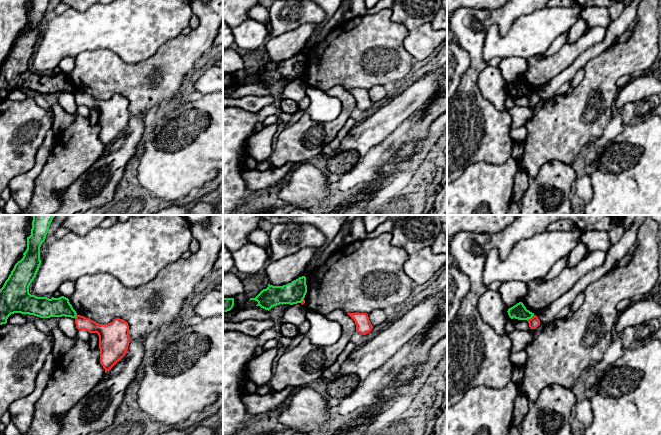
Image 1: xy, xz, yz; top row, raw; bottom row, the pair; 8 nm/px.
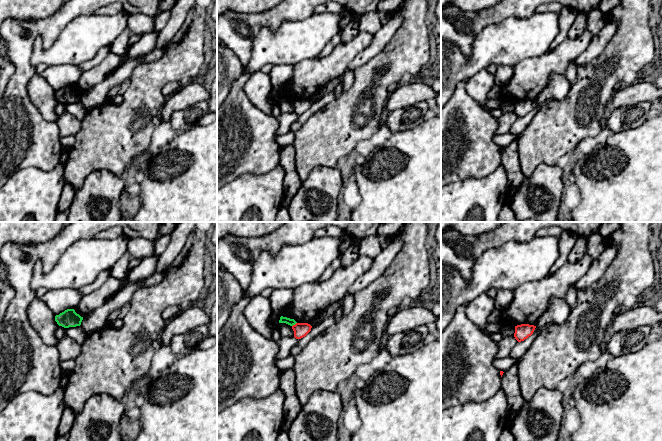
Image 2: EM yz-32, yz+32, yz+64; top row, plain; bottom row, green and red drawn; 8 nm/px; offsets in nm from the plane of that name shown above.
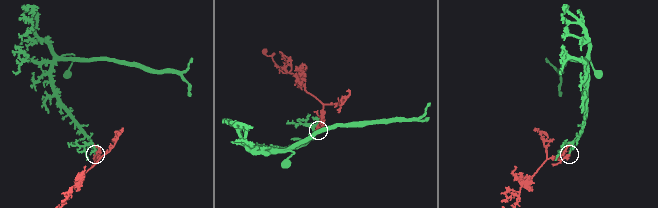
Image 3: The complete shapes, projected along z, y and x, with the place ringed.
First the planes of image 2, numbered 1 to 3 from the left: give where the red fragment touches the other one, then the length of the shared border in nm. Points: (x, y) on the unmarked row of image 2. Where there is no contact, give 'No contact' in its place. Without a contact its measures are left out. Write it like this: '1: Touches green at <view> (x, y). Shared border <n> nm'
1: No contact
2: Touches green at yz+32 (294, 100). Shared border 50 nm
3: No contact

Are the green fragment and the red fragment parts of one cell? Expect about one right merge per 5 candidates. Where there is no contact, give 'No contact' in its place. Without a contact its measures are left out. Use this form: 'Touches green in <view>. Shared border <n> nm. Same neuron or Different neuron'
Touches green in yz. Shared border 80 nm. Different neuron

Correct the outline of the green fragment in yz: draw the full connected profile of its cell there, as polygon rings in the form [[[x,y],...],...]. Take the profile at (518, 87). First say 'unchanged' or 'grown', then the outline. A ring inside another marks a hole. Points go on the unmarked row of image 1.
unchanged; [[[522,78],[517,79],[508,85],[508,91],[511,95],[528,96],[534,92],[534,89],[526,85]]]

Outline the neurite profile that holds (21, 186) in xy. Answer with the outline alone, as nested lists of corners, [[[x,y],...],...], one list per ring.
[[[49,130],[42,145],[40,146],[34,166],[26,173],[12,178],[8,183],[8,188],[12,192],[12,198],[17,202],[22,211],[26,211],[33,195],[35,179],[42,171],[55,144],[56,135]]]

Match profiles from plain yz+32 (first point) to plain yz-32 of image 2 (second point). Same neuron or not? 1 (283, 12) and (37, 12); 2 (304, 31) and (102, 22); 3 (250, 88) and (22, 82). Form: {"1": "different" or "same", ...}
{"1": "different", "2": "same", "3": "different"}

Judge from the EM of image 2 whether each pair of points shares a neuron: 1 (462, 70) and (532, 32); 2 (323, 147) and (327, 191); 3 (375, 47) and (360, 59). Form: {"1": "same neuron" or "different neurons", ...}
{"1": "same neuron", "2": "different neurons", "3": "same neuron"}

